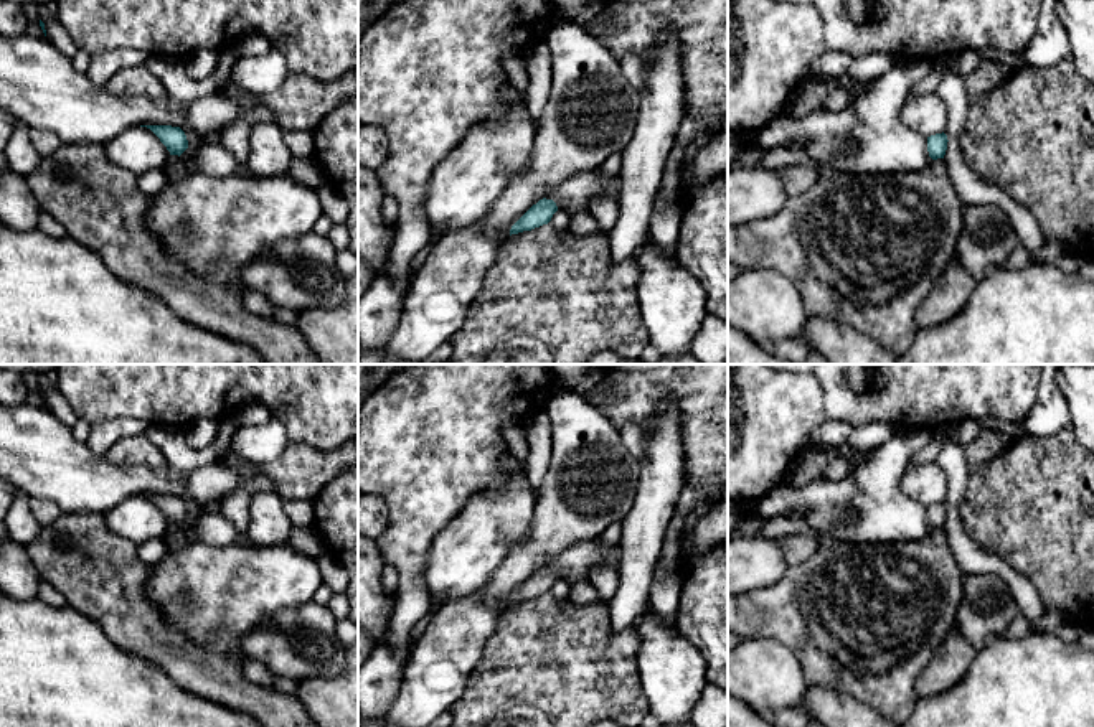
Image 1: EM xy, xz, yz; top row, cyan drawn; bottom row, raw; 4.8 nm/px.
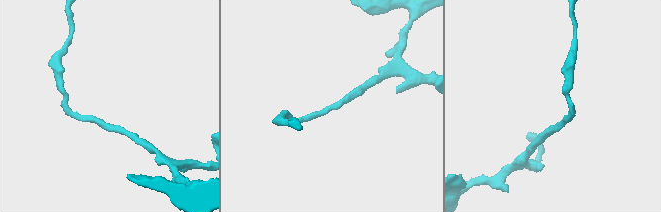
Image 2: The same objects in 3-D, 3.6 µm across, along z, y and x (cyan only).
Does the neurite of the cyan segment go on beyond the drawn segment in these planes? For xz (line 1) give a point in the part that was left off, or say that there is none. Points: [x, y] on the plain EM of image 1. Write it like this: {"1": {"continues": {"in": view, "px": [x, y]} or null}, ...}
{"1": {"continues": null}}

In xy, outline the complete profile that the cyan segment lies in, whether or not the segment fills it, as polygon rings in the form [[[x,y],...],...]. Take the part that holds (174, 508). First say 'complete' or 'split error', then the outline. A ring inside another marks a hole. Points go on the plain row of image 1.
complete; [[[140,495],[150,498],[167,516],[170,524],[182,524],[188,518],[188,509],[180,496],[172,495]]]

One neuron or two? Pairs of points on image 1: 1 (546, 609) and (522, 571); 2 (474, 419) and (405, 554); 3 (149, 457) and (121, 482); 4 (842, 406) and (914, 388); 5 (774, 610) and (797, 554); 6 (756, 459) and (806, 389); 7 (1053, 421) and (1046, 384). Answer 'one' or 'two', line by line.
1: two
2: one
3: two
4: one
5: two
6: one
7: one

